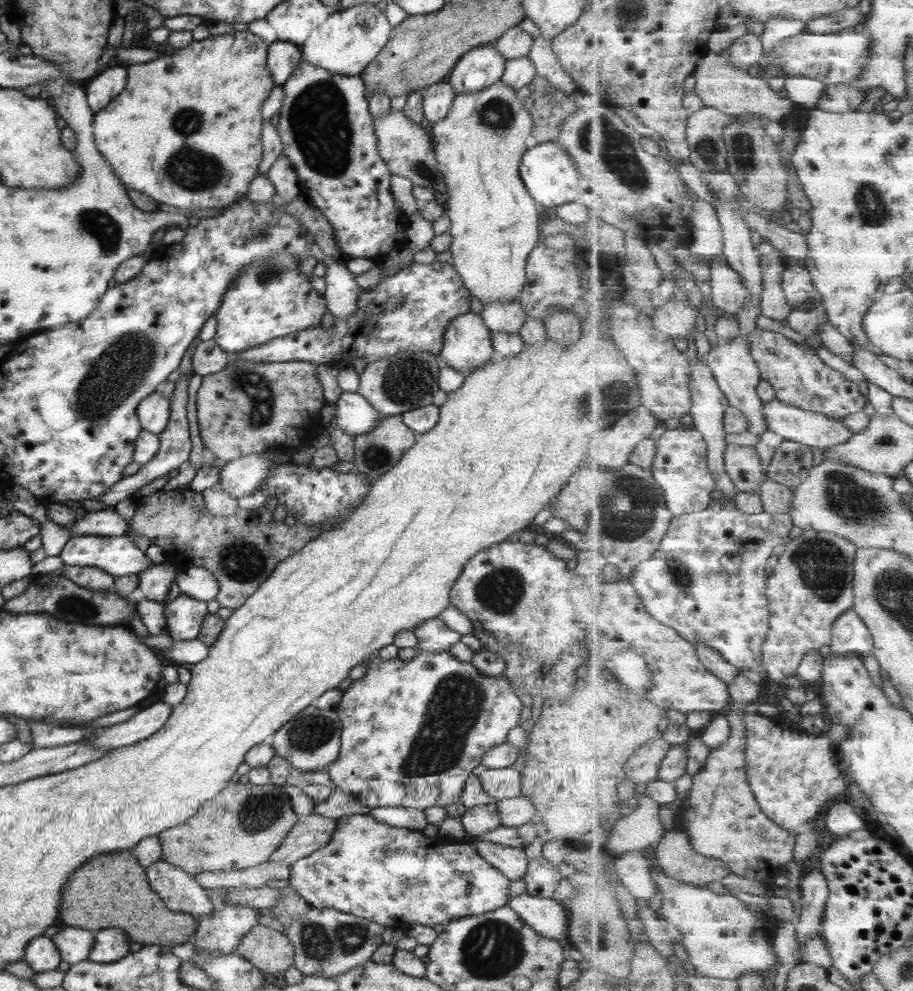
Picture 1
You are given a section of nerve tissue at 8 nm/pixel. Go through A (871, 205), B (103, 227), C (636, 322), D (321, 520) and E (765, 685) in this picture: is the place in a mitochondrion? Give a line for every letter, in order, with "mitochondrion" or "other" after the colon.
A: mitochondrion
B: mitochondrion
C: other
D: other
E: other

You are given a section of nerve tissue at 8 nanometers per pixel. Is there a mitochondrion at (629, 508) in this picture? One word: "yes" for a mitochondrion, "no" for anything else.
yes

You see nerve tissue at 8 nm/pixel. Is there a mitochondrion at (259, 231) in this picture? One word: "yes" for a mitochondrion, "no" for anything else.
yes

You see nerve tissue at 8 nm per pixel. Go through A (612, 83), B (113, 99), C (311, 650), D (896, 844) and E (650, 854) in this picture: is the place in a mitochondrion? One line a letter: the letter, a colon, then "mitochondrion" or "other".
A: other
B: other
C: other
D: other
E: other

